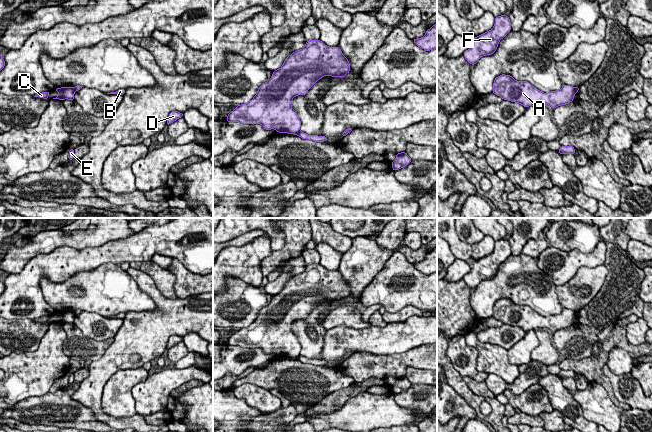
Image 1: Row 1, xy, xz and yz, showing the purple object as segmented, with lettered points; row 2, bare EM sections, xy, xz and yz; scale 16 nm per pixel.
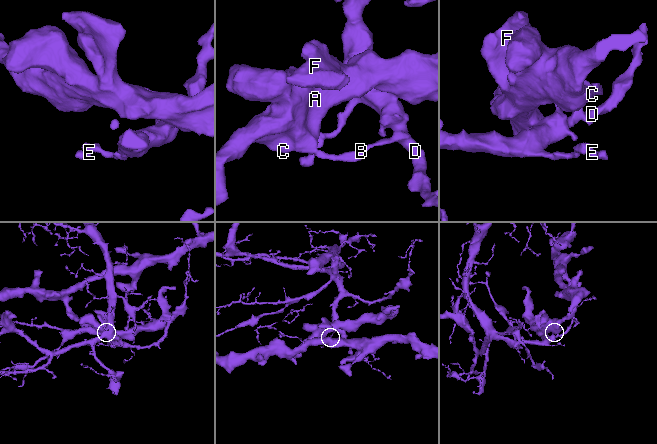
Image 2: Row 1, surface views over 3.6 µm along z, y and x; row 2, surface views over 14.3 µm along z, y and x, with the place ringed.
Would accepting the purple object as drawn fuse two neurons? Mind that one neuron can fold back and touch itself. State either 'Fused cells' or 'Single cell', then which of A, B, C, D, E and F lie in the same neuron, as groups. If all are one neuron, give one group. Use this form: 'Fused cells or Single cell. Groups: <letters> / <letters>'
Fused cells. Groups: A C F / B D E

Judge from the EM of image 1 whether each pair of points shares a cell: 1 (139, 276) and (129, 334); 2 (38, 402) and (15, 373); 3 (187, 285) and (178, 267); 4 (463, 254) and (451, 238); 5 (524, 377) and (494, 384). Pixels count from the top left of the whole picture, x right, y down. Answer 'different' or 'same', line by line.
1: same
2: different
3: same
4: same
5: same

